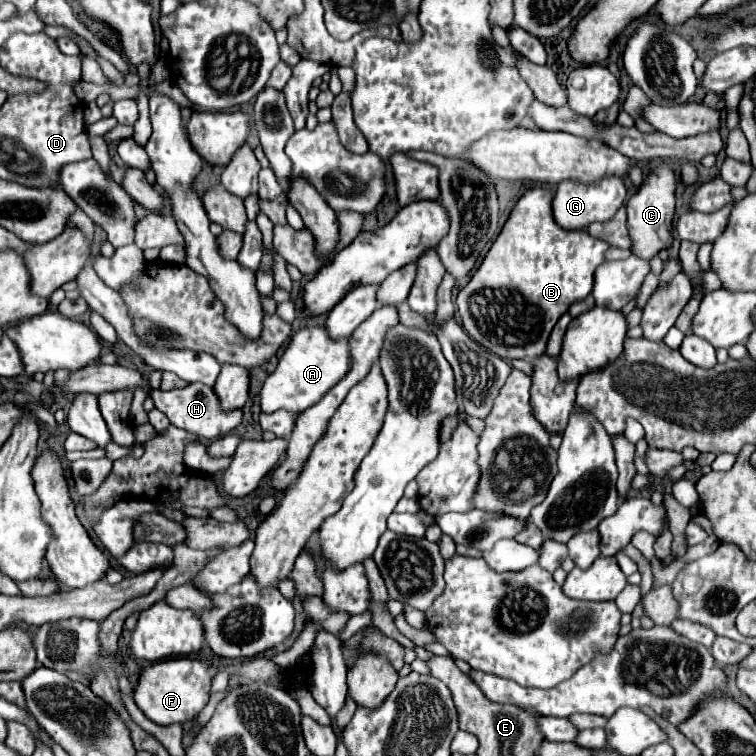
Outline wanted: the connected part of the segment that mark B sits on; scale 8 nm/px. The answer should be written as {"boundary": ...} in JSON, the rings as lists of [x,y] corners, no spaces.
{"boundary":[[[545,188],[527,190],[511,210],[509,220],[505,222],[501,234],[493,242],[475,276],[457,294],[457,310],[465,332],[479,346],[497,354],[503,360],[537,358],[545,352],[551,328],[573,302],[585,298],[591,292],[595,268],[603,264],[605,252],[611,248],[609,242],[587,234],[585,228],[563,230],[561,226],[557,226],[551,214],[551,200],[553,200],[551,190]]]}

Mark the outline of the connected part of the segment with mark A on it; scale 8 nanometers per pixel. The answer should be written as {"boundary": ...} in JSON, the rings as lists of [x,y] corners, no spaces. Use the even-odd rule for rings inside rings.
{"boundary":[[[305,326],[291,336],[289,346],[279,358],[277,368],[267,376],[261,388],[261,410],[273,414],[277,410],[289,410],[299,414],[315,402],[319,402],[341,378],[351,370],[349,338],[331,338],[325,326]]]}

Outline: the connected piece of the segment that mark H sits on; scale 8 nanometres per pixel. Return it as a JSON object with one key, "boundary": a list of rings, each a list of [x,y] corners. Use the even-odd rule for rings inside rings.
{"boundary":[[[189,384],[181,390],[153,390],[151,398],[155,402],[155,408],[161,410],[173,426],[183,428],[195,436],[199,436],[199,440],[213,440],[219,436],[227,436],[239,422],[243,412],[241,410],[229,410],[229,412],[221,412],[221,408],[217,406],[217,396],[213,394],[211,386],[201,386],[201,384]]]}

